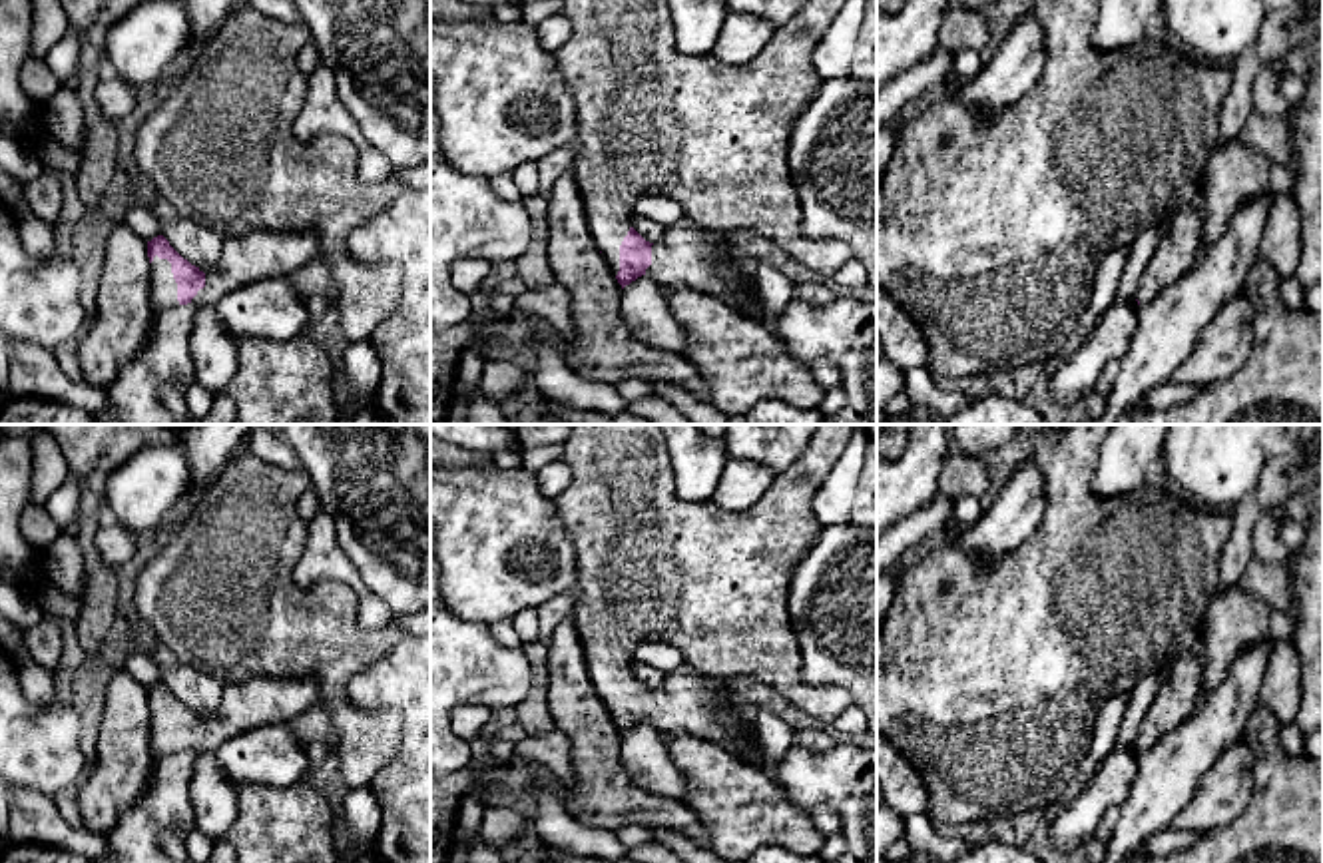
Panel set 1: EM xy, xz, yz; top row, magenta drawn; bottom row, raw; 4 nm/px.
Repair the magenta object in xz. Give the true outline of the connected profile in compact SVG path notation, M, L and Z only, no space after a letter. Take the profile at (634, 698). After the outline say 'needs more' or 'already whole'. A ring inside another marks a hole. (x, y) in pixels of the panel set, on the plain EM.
M570 425L560 460L570 466L572 482L554 504L576 552L572 618L592 686L622 735L648 721L667 739L703 737L743 759L739 733L727 721L727 706L739 696L729 684L733 678L767 684L799 710L829 723L853 706L851 694L841 688L803 684L801 652L787 612L793 572L825 526L811 508L813 496L833 472L851 436L853 425L819 425L803 454L775 474L755 504L741 512L725 512L709 502L687 502L677 494L662 425ZM642 644L667 644L683 654L683 666L667 674L658 690L646 688L632 674L632 654Z; needs more

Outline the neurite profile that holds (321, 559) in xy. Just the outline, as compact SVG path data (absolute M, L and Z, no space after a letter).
M323 508L307 522L307 540L291 576L301 588L321 582L349 584L359 596L359 626L367 632L387 630L393 622L387 602L361 580L357 568L339 546L333 516Z

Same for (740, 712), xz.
M735 696L727 706L727 721L739 733L739 741L743 745L743 759L751 765L761 765L765 755L759 743L753 706L741 696Z

